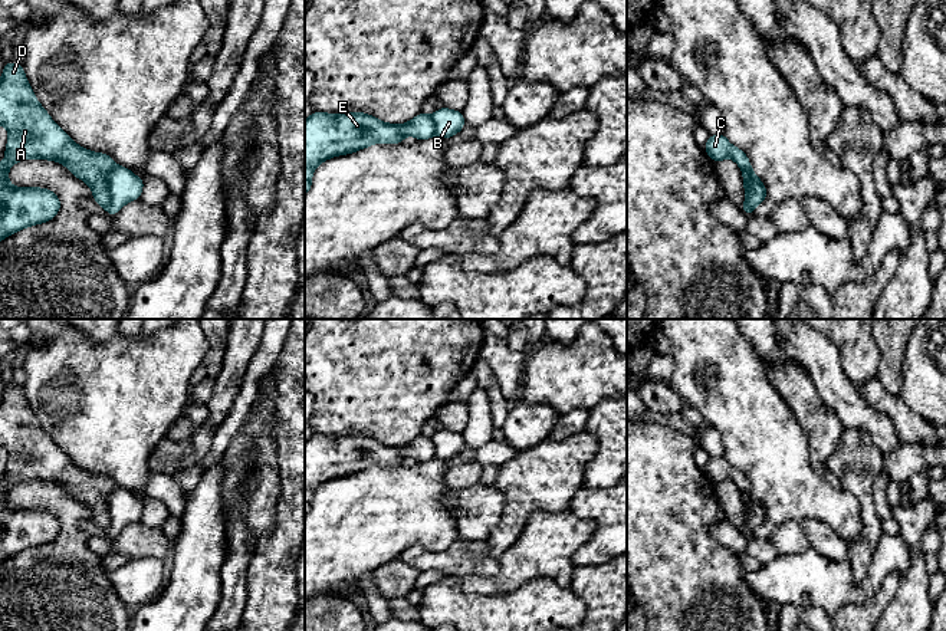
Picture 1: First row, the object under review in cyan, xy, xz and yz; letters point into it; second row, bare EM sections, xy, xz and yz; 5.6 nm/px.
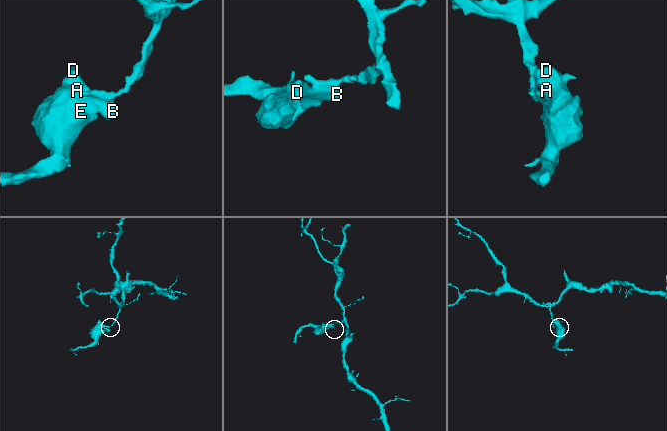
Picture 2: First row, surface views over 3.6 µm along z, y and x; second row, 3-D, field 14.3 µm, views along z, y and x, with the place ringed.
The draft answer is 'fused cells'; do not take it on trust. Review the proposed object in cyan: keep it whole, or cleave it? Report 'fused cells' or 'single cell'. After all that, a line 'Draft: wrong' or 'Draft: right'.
fused cells
Draft: right

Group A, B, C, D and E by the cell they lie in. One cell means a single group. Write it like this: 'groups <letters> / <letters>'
groups A D E / B C

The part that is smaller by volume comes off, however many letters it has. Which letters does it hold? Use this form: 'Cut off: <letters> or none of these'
Cut off: A, D, E

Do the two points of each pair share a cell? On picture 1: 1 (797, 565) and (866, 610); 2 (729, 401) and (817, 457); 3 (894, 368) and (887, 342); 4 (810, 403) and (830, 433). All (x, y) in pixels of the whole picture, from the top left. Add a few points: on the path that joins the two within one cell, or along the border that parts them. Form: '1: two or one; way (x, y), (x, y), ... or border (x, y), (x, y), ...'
1: two; border (882, 582), (861, 602), (847, 602), (831, 615)
2: two; border (798, 421), (807, 437), (810, 460), (821, 475)
3: one; way (892, 362), (892, 348)
4: one; way (810, 410), (823, 426)

